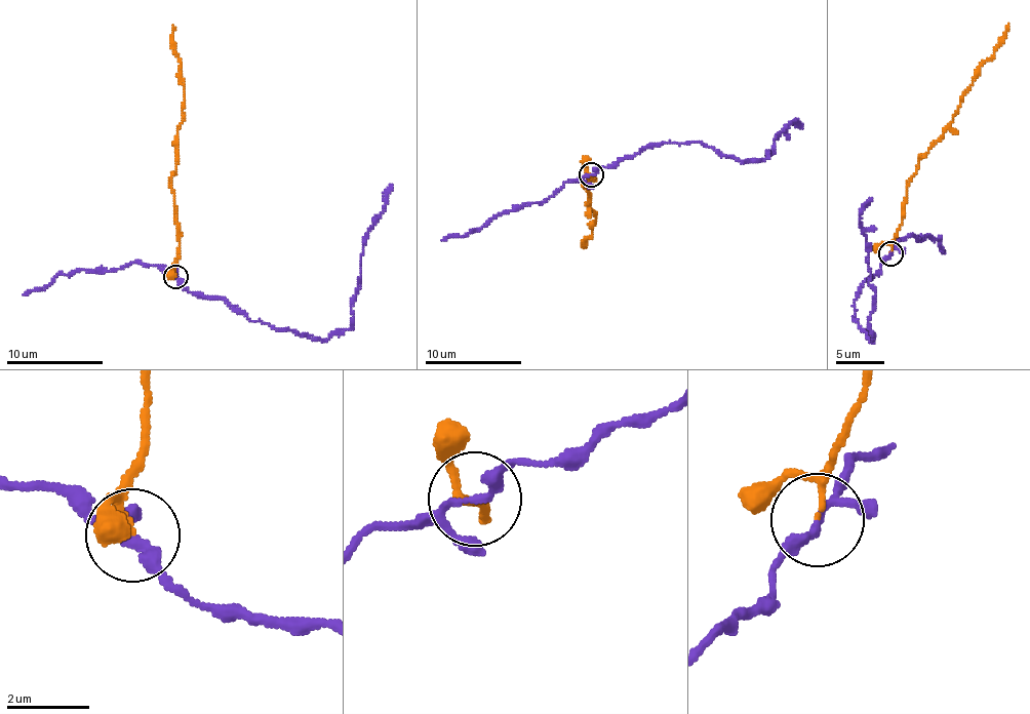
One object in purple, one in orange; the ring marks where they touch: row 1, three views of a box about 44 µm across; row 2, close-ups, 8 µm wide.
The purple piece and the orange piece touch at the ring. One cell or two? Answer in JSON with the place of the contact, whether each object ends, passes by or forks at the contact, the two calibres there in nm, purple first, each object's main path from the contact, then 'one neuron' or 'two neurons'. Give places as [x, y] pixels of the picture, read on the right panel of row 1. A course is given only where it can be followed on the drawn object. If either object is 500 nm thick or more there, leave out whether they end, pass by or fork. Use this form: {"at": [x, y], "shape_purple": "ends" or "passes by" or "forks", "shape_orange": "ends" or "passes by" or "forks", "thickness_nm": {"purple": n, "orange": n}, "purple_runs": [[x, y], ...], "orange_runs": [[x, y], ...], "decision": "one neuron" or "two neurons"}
{"at": [890, 253], "shape_purple": "passes by", "shape_orange": "passes by", "thickness_nm": {"purple": 200, "orange": 100}, "purple_runs": [[889, 252], [854, 305], [853, 319], [869, 340], [875, 294], [868, 283], [868, 245], [859, 215], [872, 198]], "orange_runs": [[889, 252], [902, 223], [907, 181], [916, 170], [918, 159], [953, 119], [962, 92], [992, 55], [1008, 24]], "decision": "two neurons"}

